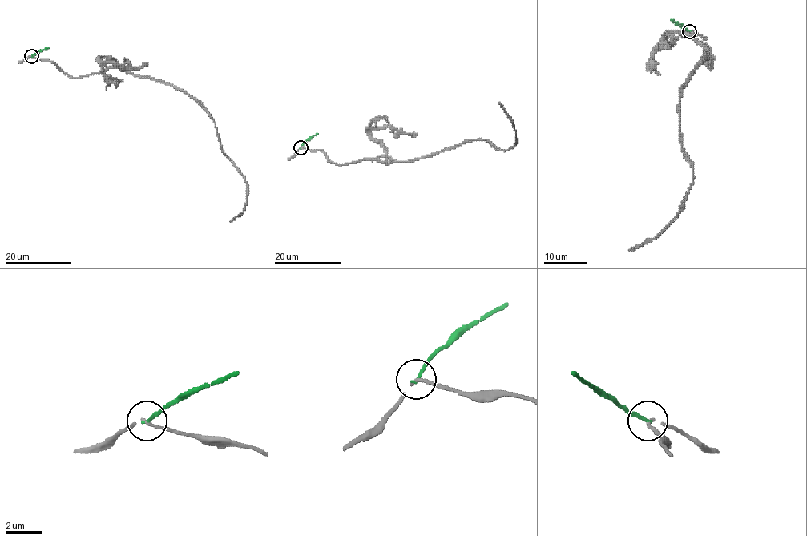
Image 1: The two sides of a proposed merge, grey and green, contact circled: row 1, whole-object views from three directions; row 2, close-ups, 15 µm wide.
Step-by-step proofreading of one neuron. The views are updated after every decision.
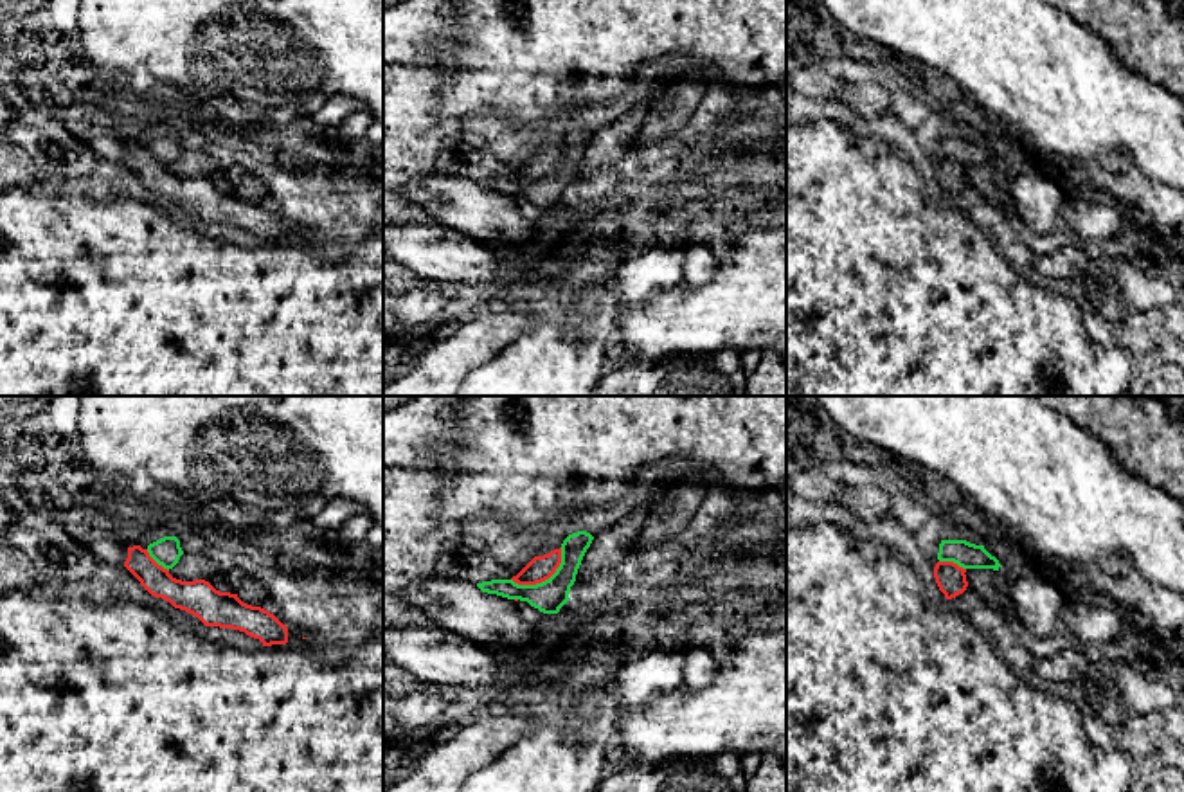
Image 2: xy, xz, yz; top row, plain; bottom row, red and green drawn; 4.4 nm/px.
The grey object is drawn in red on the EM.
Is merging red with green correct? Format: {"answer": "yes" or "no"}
{"answer": "no"}

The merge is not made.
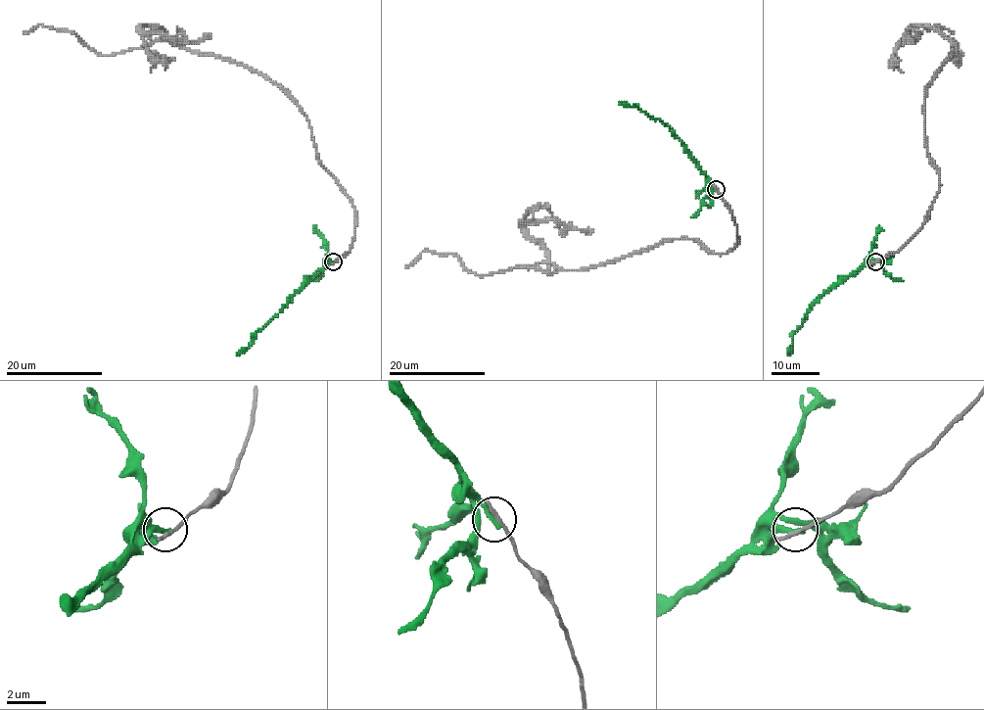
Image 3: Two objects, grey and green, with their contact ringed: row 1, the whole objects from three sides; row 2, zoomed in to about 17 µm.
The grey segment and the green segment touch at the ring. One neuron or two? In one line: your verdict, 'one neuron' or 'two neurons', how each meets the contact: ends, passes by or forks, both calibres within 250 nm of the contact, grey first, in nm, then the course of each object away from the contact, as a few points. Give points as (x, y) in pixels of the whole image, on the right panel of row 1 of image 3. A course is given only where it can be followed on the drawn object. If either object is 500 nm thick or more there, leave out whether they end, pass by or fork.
two neurons; grey ends; green ends; calibres 260 and 360 nm; course grey (874, 262), (924, 222), (939, 186), (924, 90), (955, 52), (949, 39), (961, 55), (936, 24), (954, 32); course green (874, 260), (862, 265), (831, 286), (814, 304), (793, 333), (792, 351), (788, 354)

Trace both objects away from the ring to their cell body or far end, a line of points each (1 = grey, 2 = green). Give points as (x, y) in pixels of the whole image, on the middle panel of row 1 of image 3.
1: (716, 189), (737, 231), (723, 254), (665, 238), (576, 269), (481, 275), (424, 250), (405, 268)
2: (716, 189), (669, 127), (637, 107), (624, 106), (620, 103)

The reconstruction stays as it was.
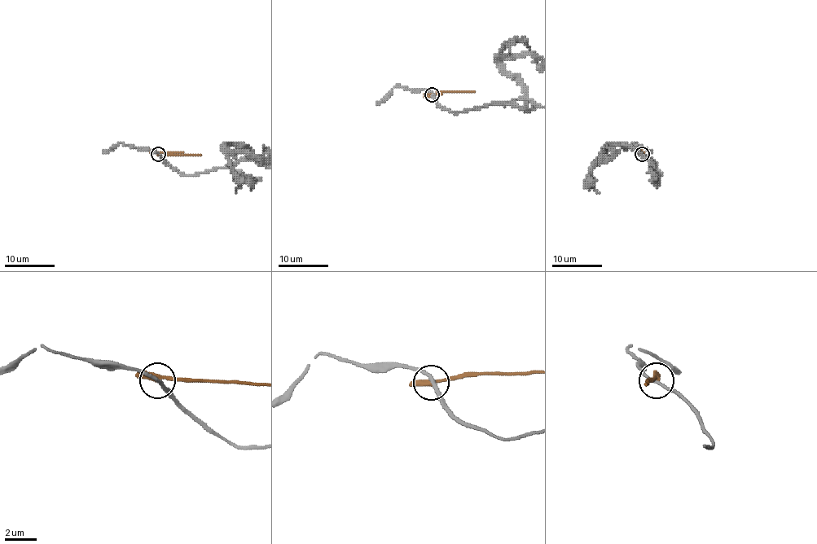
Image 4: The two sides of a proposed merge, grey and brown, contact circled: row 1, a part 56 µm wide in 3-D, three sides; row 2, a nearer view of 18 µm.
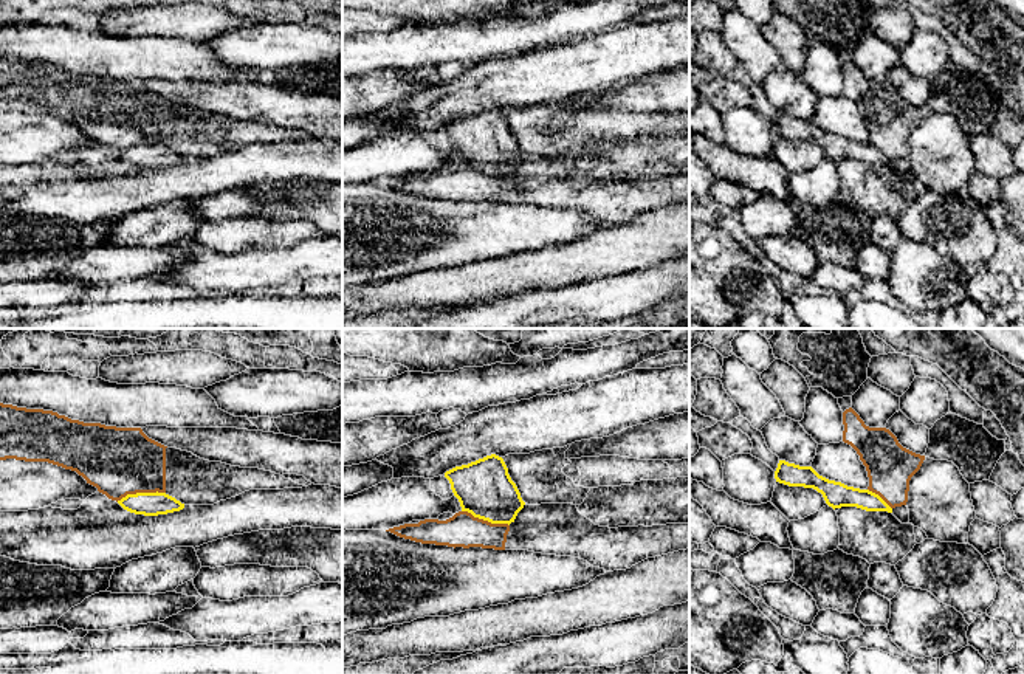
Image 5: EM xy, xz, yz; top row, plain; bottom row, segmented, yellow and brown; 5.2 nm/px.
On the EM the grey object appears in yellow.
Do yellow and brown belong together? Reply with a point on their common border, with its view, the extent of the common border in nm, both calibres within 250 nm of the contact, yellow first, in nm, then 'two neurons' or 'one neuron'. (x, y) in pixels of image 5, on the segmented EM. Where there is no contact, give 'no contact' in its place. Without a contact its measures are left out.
xy (140, 493) | 260 nm | 130/360 nm | two neurons

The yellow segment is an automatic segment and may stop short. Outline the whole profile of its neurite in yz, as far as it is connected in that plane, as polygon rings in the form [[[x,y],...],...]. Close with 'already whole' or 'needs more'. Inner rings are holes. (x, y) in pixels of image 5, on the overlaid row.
[[[779,460],[775,479],[789,487],[813,488],[823,494],[829,507],[857,507],[866,511],[888,511],[892,508],[875,493],[847,487],[841,482],[829,480],[820,476],[812,466],[799,466]]]; already whole

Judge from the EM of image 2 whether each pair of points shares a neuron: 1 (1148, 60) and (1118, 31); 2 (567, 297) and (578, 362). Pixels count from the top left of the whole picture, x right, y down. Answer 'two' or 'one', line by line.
1: one
2: one

